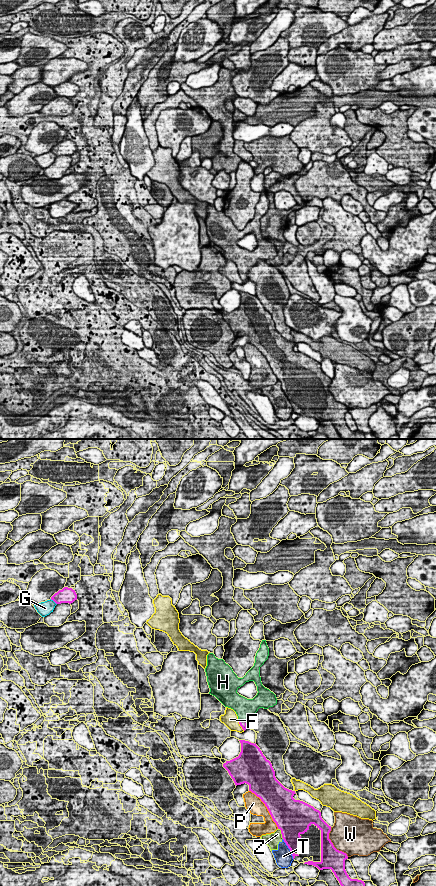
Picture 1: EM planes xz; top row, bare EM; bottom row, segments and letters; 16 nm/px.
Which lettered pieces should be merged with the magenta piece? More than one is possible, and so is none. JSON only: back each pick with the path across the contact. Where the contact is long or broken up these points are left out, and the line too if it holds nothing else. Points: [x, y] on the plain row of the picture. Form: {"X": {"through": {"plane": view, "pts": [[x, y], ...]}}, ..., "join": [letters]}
{"join": ["H"]}

